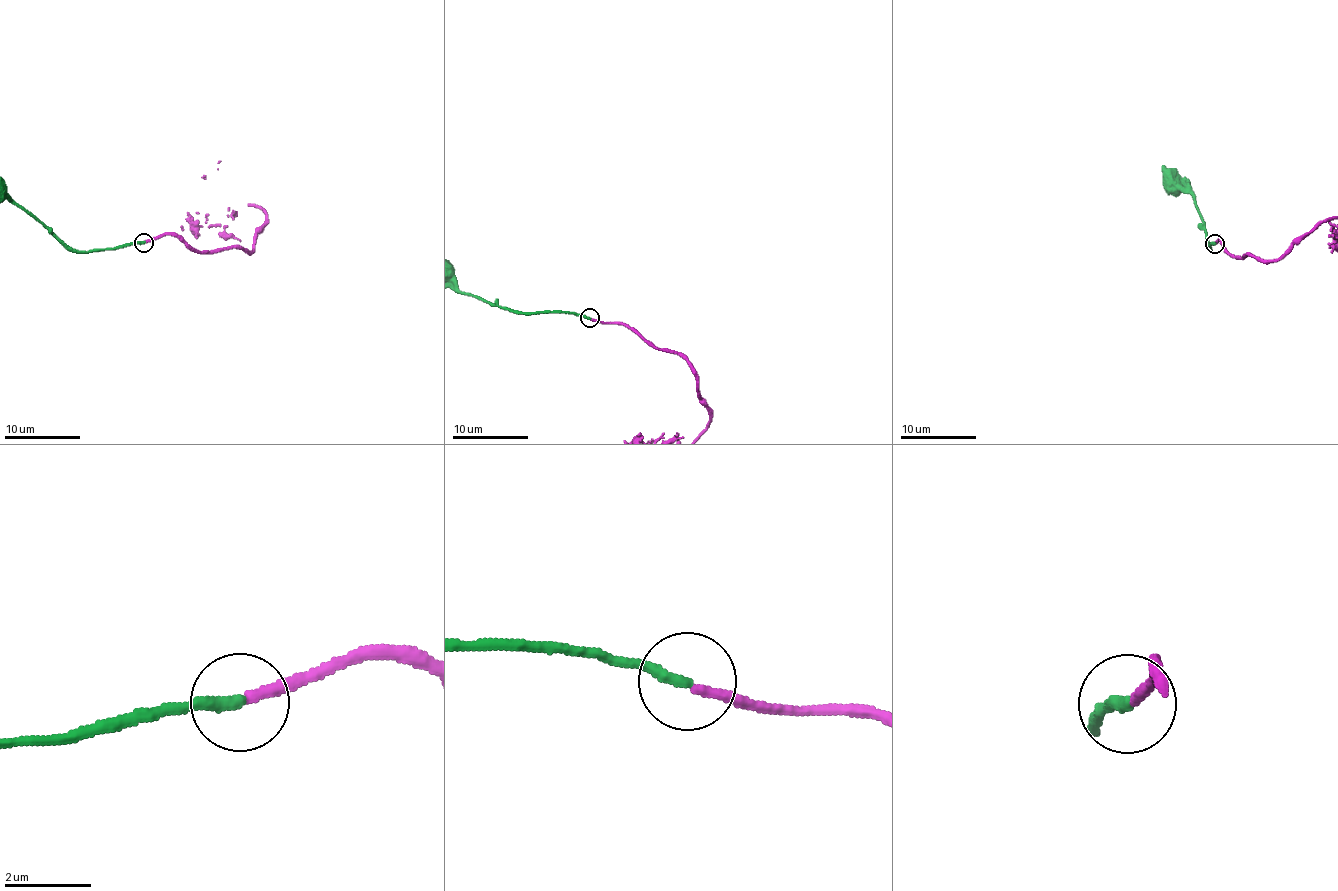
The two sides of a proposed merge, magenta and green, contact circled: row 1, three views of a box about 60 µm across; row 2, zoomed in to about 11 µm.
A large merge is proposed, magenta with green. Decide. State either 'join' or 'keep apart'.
join

